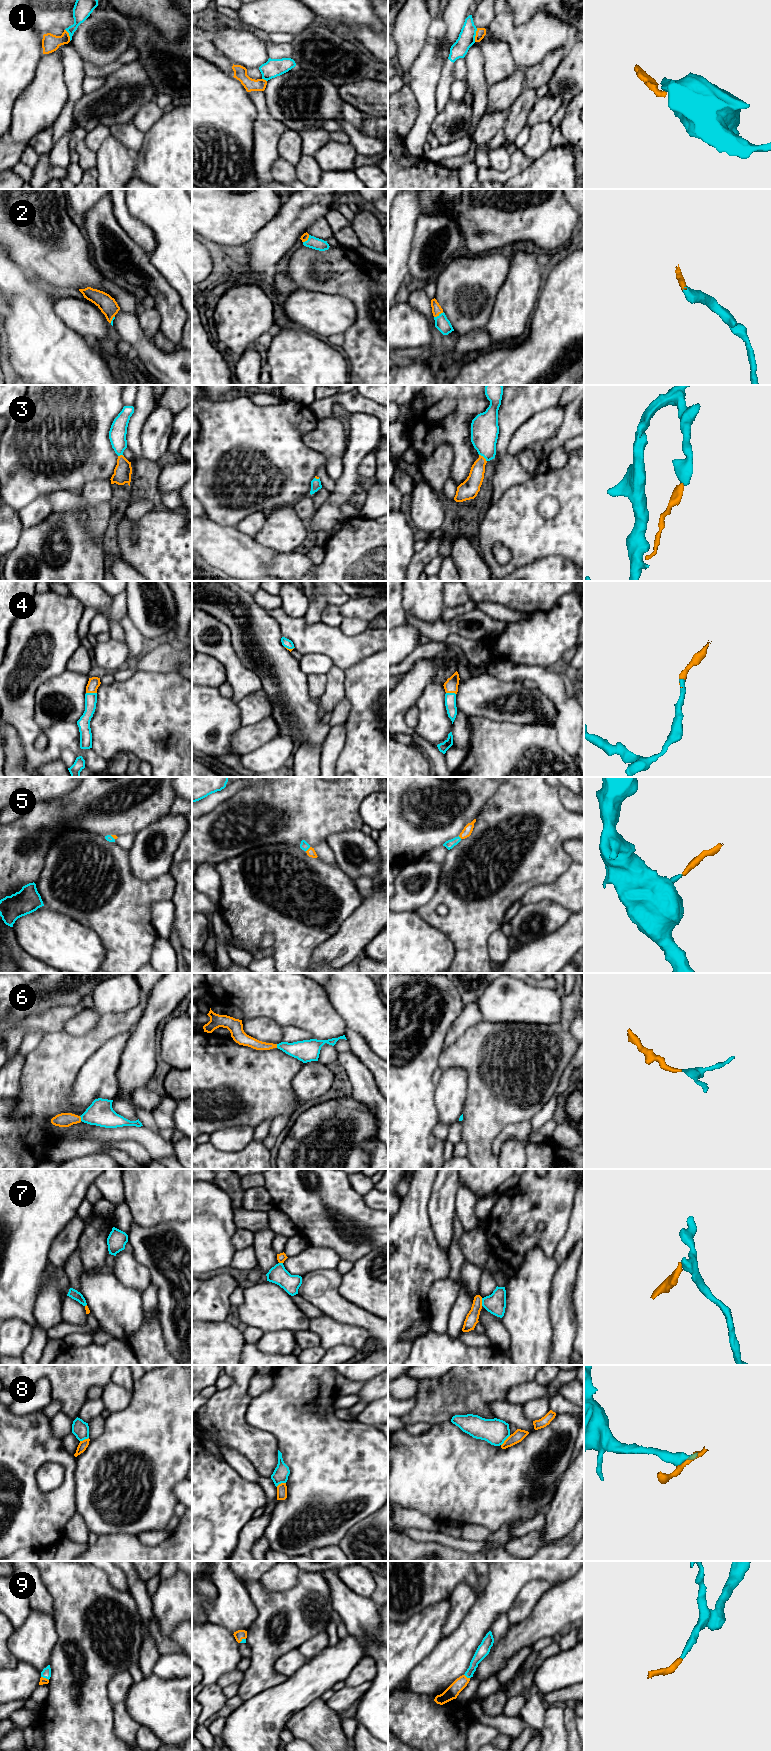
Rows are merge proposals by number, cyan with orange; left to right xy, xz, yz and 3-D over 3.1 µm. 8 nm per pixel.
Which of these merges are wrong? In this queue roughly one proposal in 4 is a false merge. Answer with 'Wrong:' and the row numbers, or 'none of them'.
Wrong: 1, 7, 8

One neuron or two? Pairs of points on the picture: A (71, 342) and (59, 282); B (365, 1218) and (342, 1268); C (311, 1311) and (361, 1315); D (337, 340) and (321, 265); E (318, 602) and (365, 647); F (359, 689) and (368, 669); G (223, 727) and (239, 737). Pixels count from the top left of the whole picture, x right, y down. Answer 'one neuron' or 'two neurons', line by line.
A: two neurons
B: two neurons
C: two neurons
D: two neurons
E: two neurons
F: one neuron
G: two neurons

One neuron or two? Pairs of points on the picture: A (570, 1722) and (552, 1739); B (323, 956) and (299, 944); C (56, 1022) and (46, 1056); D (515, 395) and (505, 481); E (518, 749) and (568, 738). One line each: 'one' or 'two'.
A: two
B: two
C: two
D: one
E: two

